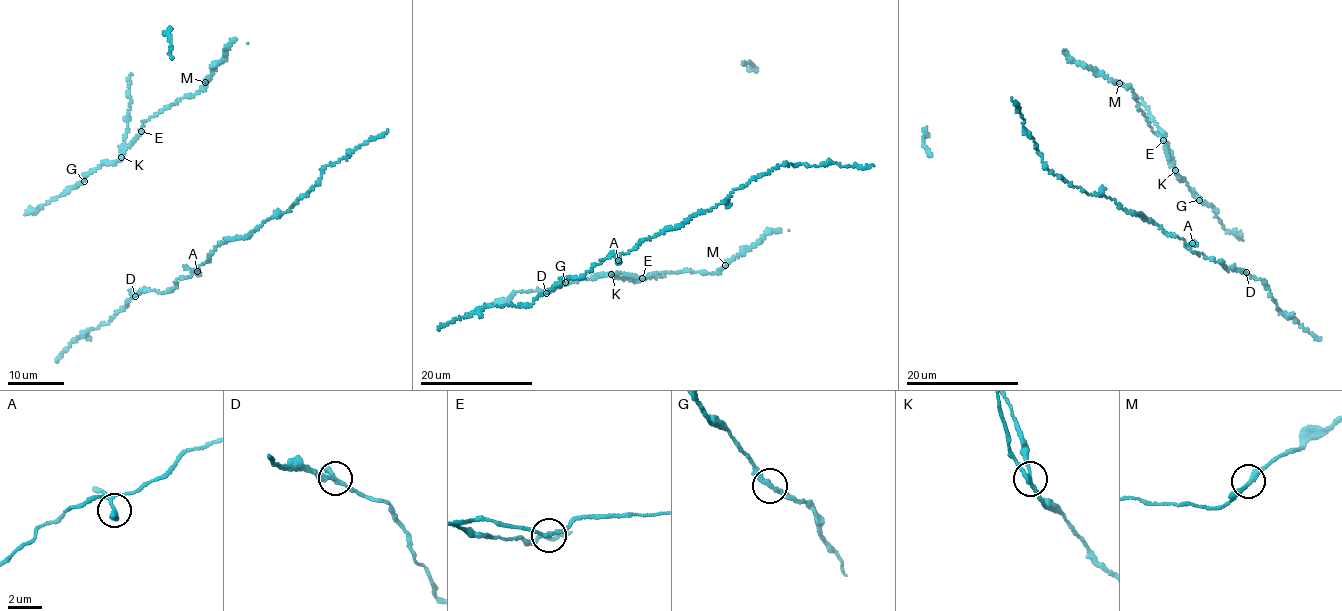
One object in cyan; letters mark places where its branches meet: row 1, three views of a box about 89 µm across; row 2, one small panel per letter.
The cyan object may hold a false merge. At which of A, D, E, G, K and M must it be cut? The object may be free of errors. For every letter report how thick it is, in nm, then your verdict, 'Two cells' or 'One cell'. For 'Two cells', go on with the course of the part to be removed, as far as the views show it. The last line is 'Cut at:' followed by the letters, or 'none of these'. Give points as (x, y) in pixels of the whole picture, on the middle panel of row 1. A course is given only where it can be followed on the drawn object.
A: Thickness 240 nm. One cell
D: Thickness 240 nm. One cell
E: Thickness 240 nm. One cell
G: Thickness 240 nm. One cell
K: Thickness 200 nm. Two cells
M: Thickness 260 nm. One cell
Cut at: K

